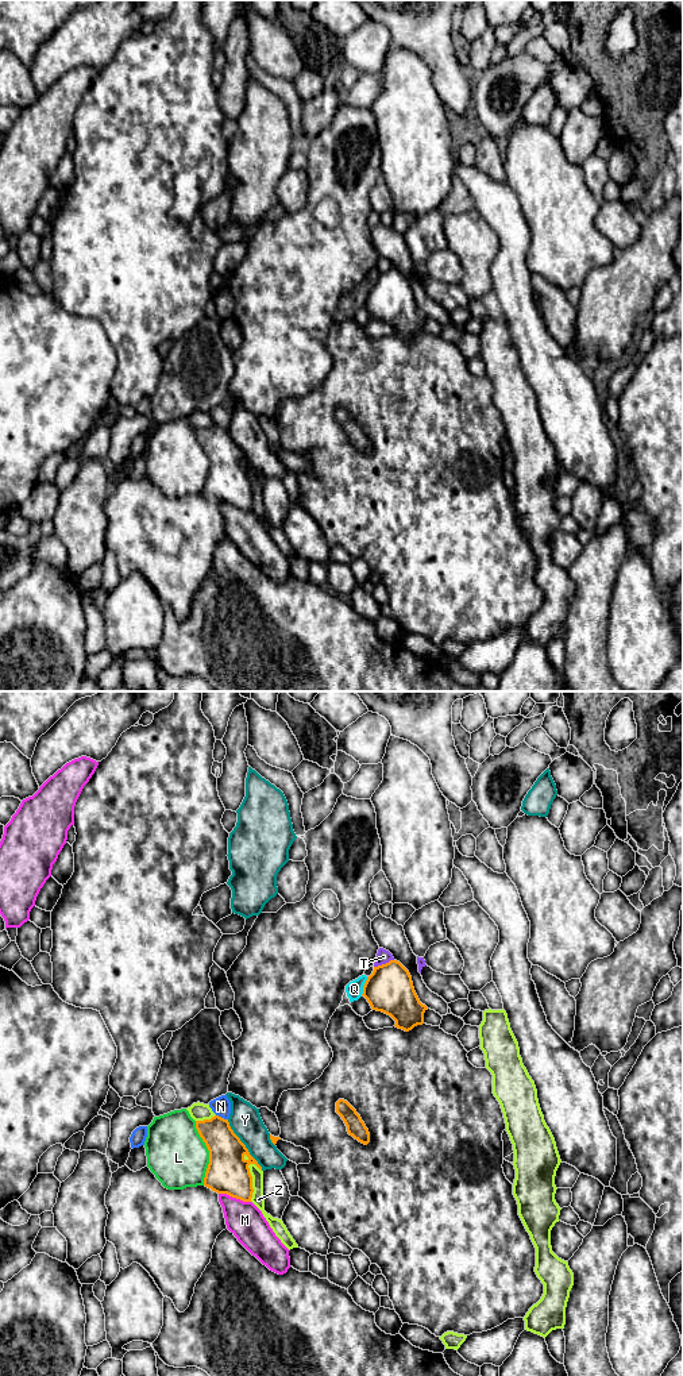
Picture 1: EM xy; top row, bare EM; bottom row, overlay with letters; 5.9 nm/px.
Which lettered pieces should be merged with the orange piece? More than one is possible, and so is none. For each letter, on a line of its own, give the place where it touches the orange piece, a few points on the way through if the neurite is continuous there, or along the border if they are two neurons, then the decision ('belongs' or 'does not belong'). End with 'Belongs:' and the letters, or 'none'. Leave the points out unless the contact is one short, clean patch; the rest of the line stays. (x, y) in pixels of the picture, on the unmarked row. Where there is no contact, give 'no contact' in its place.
L: contact xy (209, 462); does not belong
M: contact xy (235, 505); does not belong
N: contact xy (220, 426); does not belong
Q: contact xy (363, 295); border xy (367, 285), (361, 303); does not belong
T: contact xy (384, 273); does not belong
Y: contact xy (244, 454); does not belong
Z: contact xy (251, 489); does not belong
Belongs: none

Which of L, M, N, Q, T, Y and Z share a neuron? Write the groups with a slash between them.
L / M / N / Q / T / Y / Z

